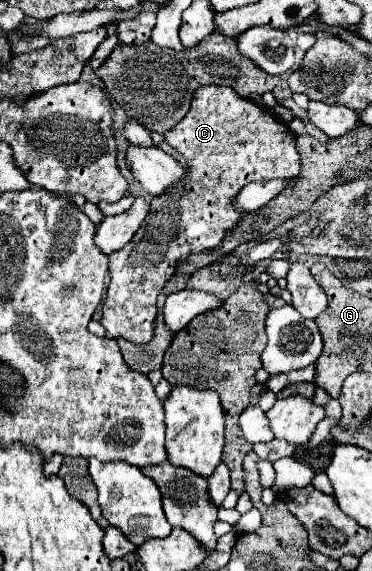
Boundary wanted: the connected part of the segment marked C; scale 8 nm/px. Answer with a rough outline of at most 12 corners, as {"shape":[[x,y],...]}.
{"shape":[[201,86],[165,132],[189,176],[109,254],[107,338],[149,342],[157,296],[301,170],[289,126]]}

